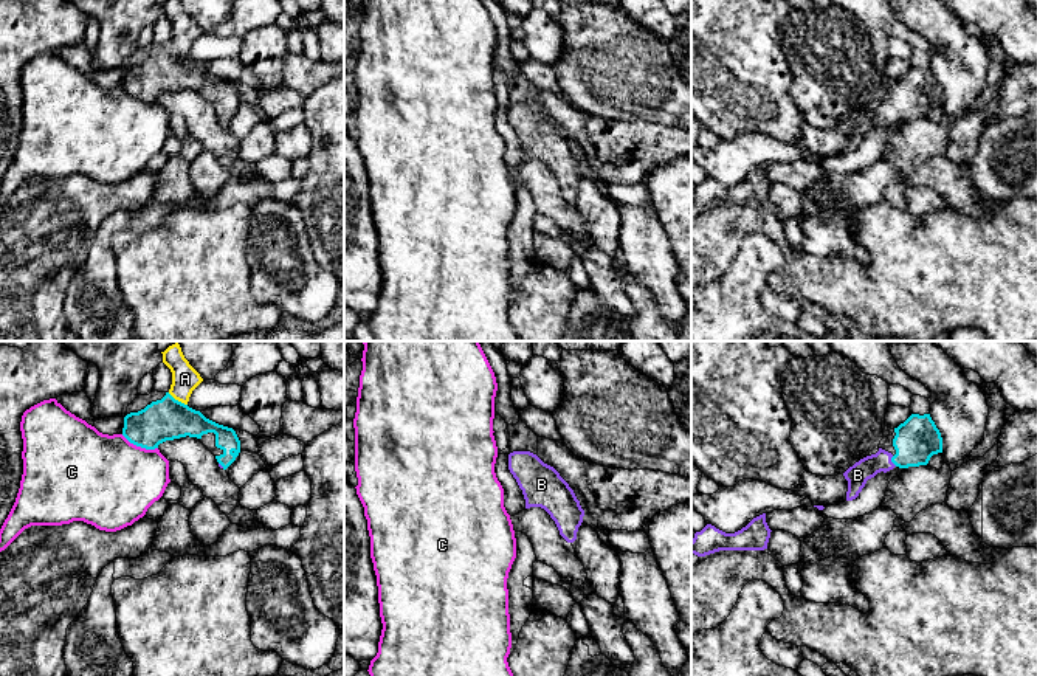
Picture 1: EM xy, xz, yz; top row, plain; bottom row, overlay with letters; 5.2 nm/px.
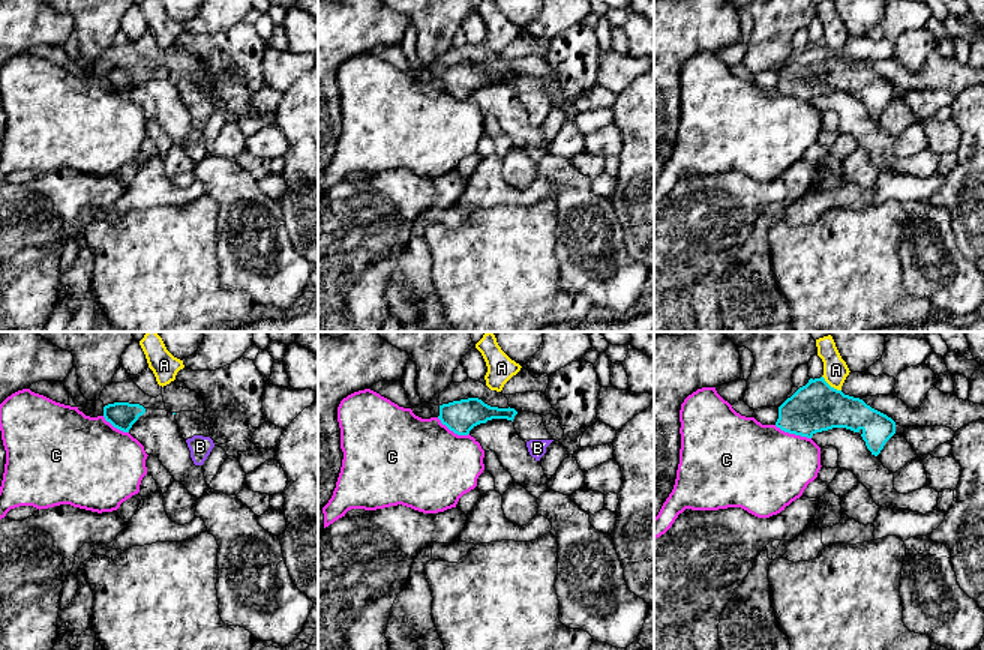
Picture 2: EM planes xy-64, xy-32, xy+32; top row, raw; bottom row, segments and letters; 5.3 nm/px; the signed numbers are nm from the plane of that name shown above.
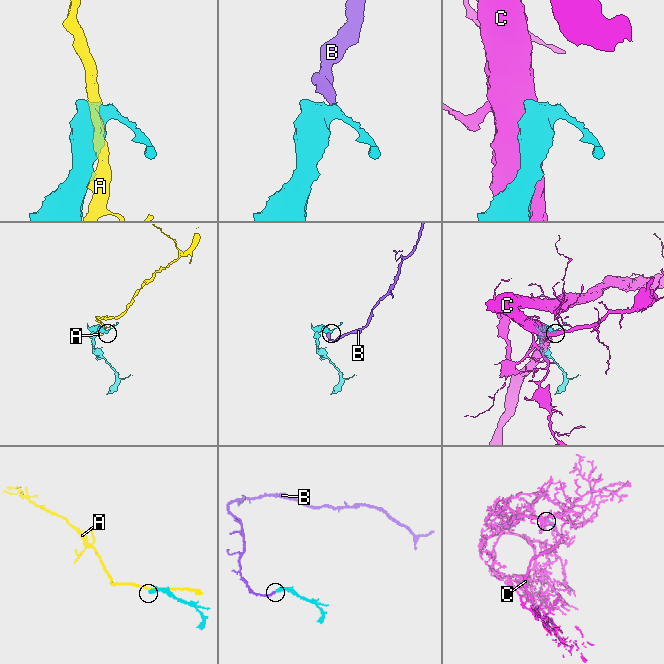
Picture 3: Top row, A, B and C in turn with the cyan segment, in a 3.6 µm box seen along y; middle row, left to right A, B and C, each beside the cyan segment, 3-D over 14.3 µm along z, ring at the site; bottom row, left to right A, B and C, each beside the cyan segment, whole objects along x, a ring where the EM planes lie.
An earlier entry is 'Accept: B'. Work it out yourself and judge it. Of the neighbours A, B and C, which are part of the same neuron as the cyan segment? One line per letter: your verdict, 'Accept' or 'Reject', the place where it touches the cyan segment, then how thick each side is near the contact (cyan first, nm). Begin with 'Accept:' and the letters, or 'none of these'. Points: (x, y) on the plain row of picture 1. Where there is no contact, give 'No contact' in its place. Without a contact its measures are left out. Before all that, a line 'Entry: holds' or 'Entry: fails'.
Entry: holds
Accept: B
A: Reject. Touches cyan at xy (177, 53). Thickness 220 nm (cyan) against 140 nm
B: Accept. Touches cyan at yz (892, 113). Thickness 220 nm (cyan) against 120 nm
C: Reject. Touches cyan at xy (140, 98). Thickness 220 nm (cyan) against 480 nm

